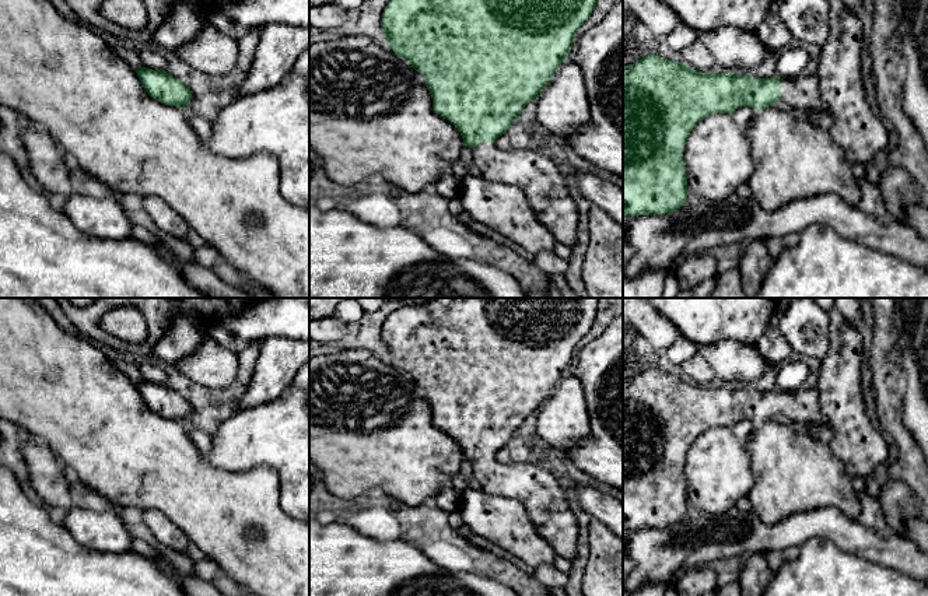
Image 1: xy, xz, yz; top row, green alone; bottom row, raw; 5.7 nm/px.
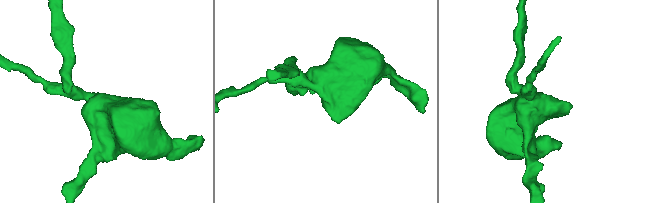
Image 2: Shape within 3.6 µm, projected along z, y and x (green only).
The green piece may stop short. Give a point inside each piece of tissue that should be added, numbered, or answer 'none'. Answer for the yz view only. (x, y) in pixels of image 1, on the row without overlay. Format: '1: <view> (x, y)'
1: yz (801, 406)

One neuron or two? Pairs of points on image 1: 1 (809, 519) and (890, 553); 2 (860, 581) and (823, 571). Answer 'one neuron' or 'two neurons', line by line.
1: one neuron
2: one neuron

